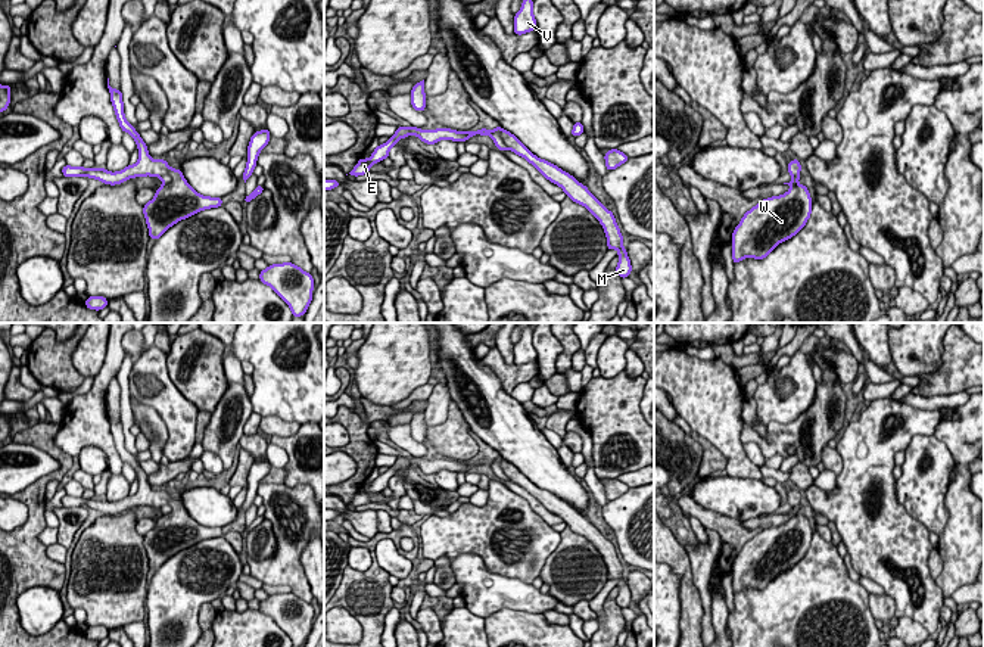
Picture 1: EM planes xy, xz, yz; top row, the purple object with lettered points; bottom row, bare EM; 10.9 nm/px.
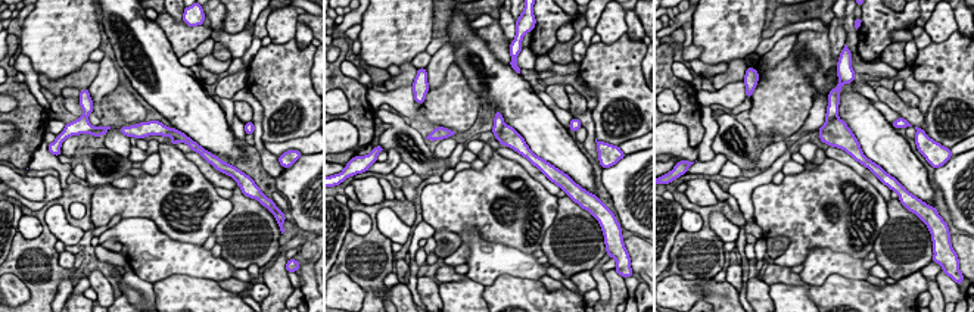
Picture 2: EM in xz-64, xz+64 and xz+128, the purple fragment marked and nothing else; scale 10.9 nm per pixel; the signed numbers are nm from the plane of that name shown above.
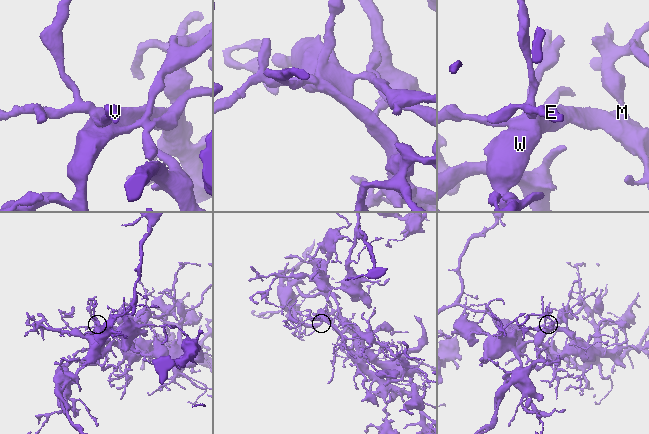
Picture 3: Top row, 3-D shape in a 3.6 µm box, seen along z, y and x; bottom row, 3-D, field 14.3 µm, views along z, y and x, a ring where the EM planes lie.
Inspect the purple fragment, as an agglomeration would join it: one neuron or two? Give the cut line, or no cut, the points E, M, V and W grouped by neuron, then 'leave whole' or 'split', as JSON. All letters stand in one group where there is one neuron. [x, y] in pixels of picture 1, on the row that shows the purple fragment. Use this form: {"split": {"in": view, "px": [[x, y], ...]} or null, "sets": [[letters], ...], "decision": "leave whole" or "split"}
{"split": {"in": "xz", "px": [[501, 130], [501, 139], [508, 148]]}, "sets": [["E", "M", "W"], ["V"]], "decision": "split"}

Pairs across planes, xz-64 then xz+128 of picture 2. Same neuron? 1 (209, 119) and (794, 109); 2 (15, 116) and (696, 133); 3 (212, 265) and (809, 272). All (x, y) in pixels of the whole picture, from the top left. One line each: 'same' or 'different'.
1: different
2: same
3: same

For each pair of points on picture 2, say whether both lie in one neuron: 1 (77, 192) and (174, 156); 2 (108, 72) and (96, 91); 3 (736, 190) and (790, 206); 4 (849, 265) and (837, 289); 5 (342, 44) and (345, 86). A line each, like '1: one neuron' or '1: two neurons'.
1: two neurons
2: one neuron
3: two neurons
4: two neurons
5: one neuron

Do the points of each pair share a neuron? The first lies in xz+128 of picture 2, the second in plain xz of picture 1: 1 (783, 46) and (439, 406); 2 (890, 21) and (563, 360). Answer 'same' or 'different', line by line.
1: same
2: different

